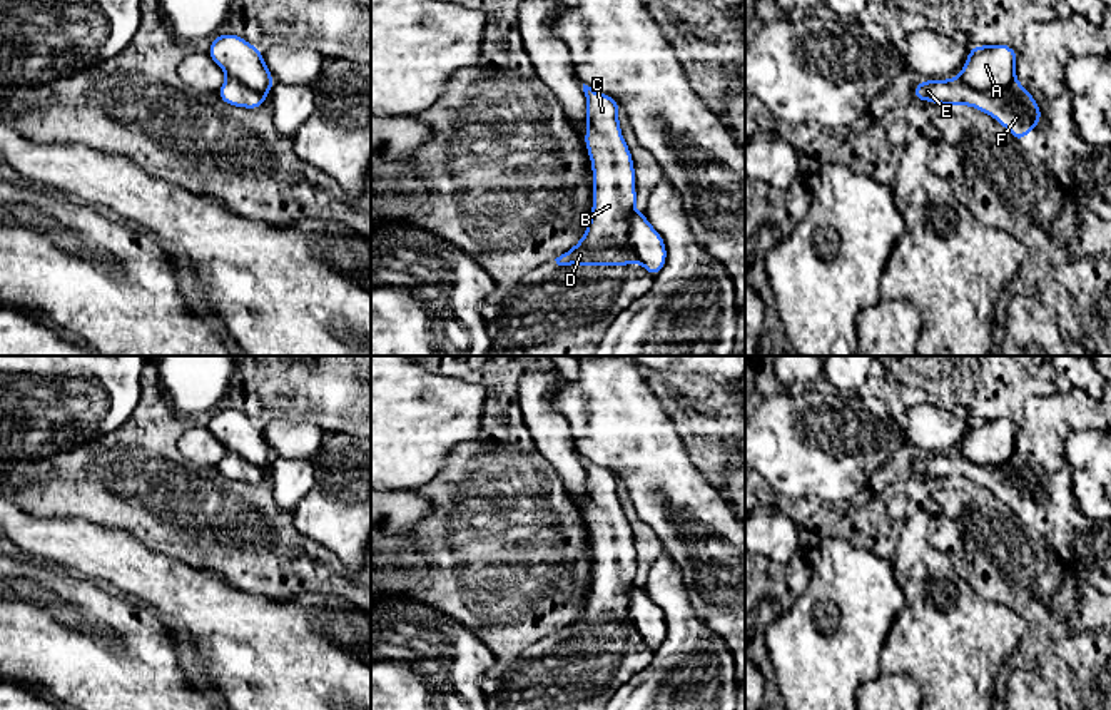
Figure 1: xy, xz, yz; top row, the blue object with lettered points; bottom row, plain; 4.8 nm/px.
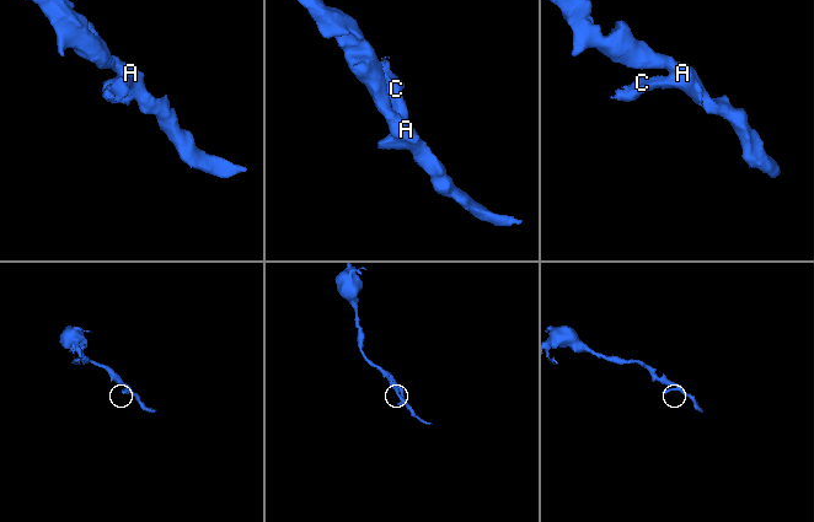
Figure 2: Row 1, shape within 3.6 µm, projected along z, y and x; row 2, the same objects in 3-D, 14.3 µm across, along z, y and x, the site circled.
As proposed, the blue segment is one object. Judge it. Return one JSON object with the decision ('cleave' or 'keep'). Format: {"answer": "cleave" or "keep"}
{"answer": "cleave"}

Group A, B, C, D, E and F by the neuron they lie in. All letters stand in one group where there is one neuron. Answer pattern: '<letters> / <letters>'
A / B C D E F

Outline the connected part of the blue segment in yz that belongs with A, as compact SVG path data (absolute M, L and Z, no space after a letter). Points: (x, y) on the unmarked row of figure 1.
M1006 418L971 421L961 453L976 464L1004 466L1016 454L1017 426Z

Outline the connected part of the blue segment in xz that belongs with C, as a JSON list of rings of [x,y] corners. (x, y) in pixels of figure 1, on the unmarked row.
[[[583,458],[586,471],[586,508],[585,520],[593,543],[593,583],[581,615],[570,625],[556,631],[558,640],[628,640],[638,636],[638,631],[628,615],[630,590],[635,586],[635,541],[632,526],[623,515],[618,483],[620,478],[611,471],[595,466]]]

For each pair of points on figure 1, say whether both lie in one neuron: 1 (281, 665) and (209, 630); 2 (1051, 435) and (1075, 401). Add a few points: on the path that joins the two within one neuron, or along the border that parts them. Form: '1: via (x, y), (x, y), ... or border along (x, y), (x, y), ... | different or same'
1: via (263, 655), (228, 630) | same
2: via (1051, 426), (1066, 410) | same

